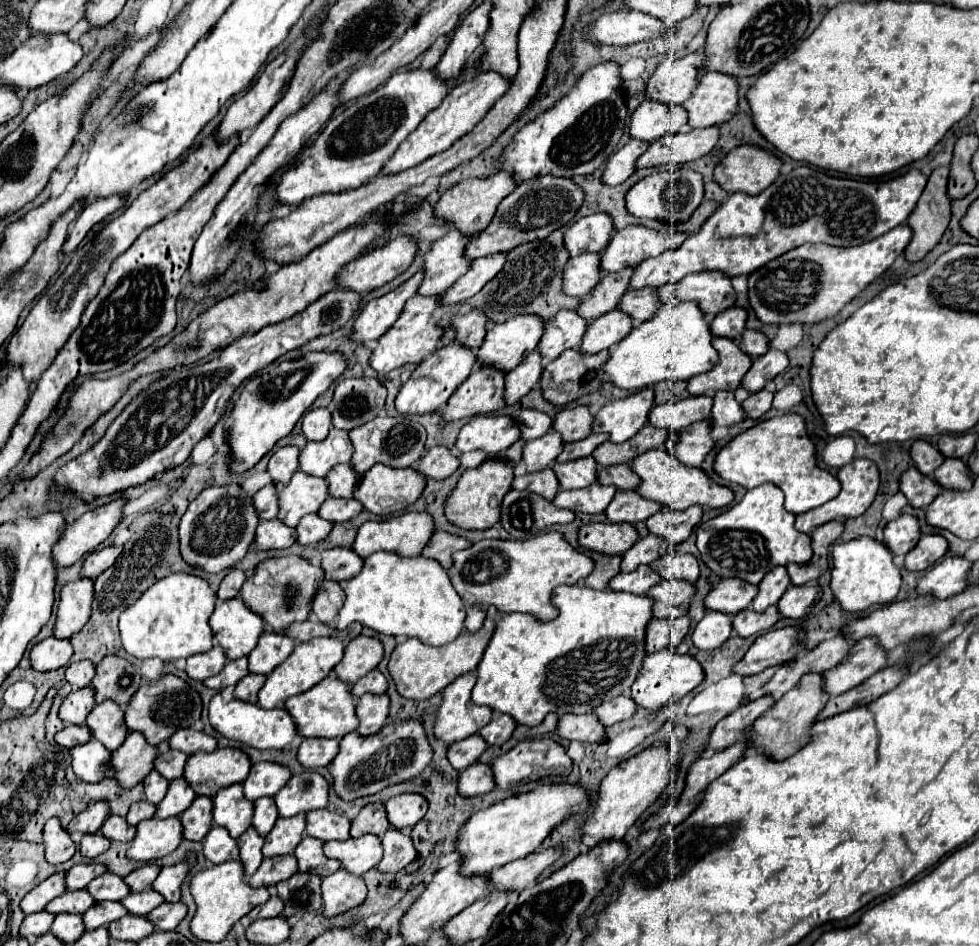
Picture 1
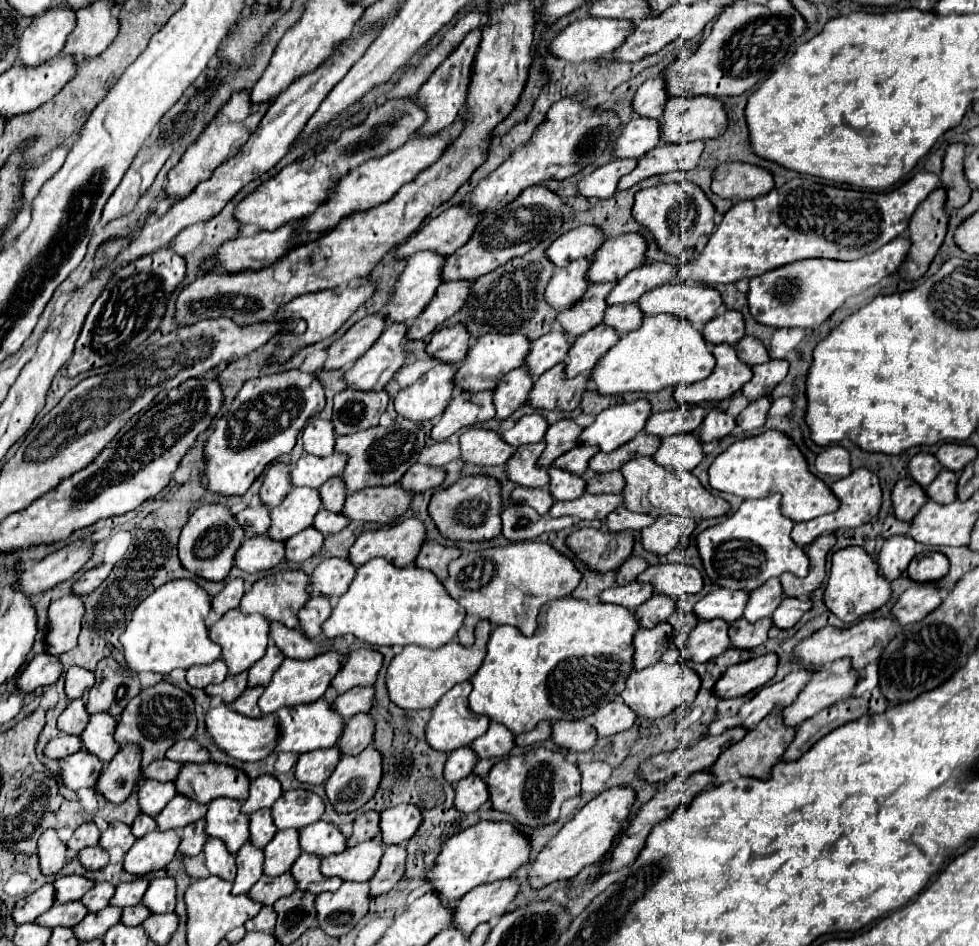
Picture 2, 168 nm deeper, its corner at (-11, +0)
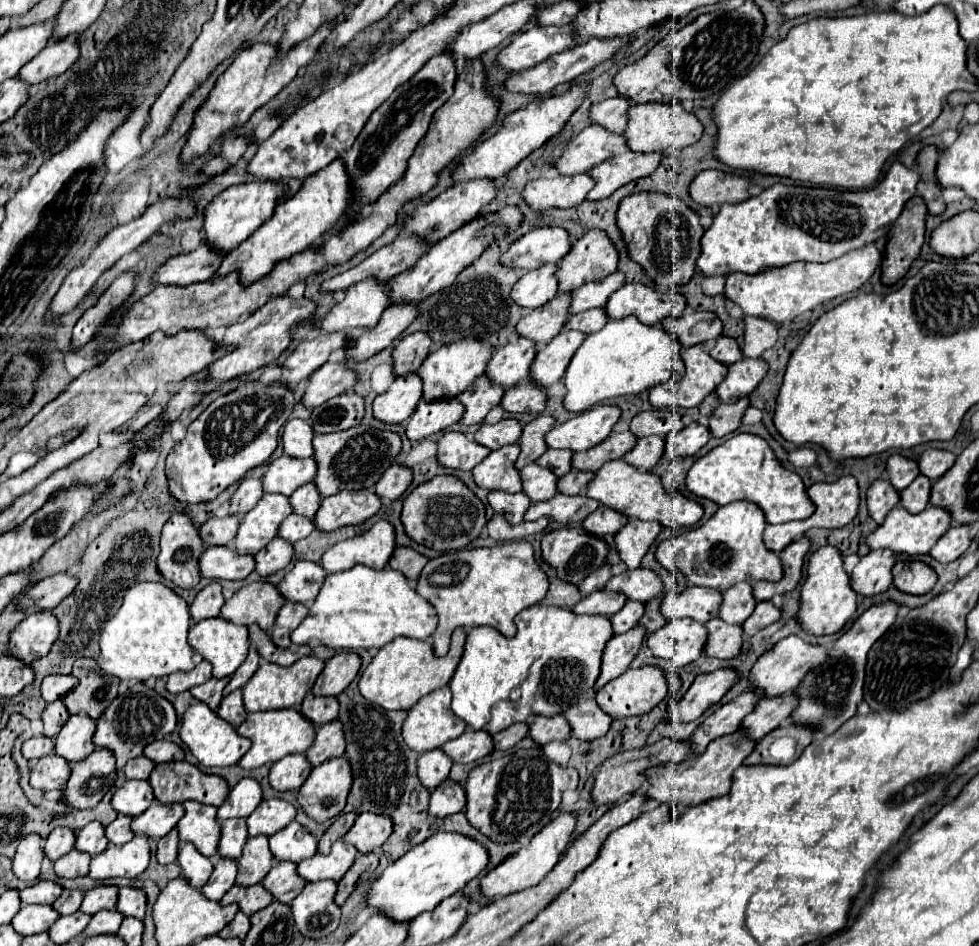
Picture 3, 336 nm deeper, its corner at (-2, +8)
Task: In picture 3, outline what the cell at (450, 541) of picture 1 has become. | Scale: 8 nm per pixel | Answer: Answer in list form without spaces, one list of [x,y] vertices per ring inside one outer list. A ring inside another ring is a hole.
[[[397,547],[395,549],[395,555],[391,557],[391,563],[389,567],[397,569],[397,571],[403,571],[403,575],[407,575],[407,579],[411,581],[417,581],[419,573],[423,571],[423,567],[427,565],[427,557],[417,553],[415,549],[411,547]]]

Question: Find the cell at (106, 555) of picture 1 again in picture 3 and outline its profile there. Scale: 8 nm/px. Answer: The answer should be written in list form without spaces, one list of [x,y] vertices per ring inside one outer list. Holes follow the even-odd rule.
[[[57,573],[53,577],[41,579],[39,583],[31,585],[23,595],[21,595],[21,607],[31,611],[35,607],[47,611],[55,609],[75,587],[77,587],[77,577],[69,573]]]

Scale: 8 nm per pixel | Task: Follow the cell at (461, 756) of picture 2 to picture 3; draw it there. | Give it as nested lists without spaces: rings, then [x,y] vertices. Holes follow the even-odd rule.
[[[443,749],[427,751],[419,757],[419,779],[425,787],[435,789],[441,781],[449,777],[453,761],[447,757]]]

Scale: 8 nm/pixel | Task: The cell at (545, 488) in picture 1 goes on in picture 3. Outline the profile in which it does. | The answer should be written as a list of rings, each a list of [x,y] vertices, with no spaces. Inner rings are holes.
[[[491,491],[489,493],[489,505],[495,509],[495,513],[505,515],[505,519],[513,525],[523,523],[523,515],[531,505],[531,499],[521,493],[505,493],[505,491]]]

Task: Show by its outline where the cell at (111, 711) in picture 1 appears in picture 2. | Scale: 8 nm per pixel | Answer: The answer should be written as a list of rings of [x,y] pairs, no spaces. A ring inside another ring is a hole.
[[[96,713],[90,717],[86,729],[80,733],[82,749],[96,755],[100,761],[108,763],[118,753],[118,743],[114,741],[116,719],[108,713]]]

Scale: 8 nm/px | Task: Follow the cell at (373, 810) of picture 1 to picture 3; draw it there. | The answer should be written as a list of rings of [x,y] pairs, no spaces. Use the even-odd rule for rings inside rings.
[[[349,811],[349,813],[339,815],[339,817],[333,821],[333,825],[325,831],[325,835],[319,839],[319,853],[331,851],[331,845],[333,845],[337,839],[341,839],[341,837],[347,835],[347,831],[353,827],[355,819],[357,819],[357,813],[355,813],[355,811]]]

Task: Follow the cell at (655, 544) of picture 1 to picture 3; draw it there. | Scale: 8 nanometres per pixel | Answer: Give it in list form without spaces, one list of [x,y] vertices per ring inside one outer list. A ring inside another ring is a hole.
[[[605,563],[603,567],[599,567],[597,571],[593,571],[581,585],[579,585],[579,591],[581,591],[581,595],[585,597],[585,595],[589,595],[591,591],[597,591],[597,589],[603,589],[605,585],[607,585],[607,581],[613,577],[611,575],[611,569],[613,569],[613,565],[609,565],[609,563]]]

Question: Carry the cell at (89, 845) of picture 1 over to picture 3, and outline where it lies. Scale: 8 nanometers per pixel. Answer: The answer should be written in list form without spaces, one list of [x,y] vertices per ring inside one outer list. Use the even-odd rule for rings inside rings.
[[[69,851],[67,855],[59,857],[55,861],[55,873],[59,877],[81,877],[81,875],[87,875],[89,873],[89,865],[91,865],[91,859],[85,851]]]

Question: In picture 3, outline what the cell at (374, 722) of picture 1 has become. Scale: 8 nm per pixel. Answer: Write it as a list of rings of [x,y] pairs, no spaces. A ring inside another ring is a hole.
[[[335,719],[333,723],[325,723],[323,727],[317,727],[317,737],[313,745],[307,749],[307,759],[311,765],[319,765],[325,759],[341,757],[345,753],[345,731],[343,723]]]

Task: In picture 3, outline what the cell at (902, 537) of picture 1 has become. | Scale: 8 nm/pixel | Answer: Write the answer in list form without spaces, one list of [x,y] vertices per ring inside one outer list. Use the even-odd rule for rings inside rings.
[[[891,549],[869,551],[851,573],[851,585],[859,595],[875,595],[887,591],[893,583],[891,569],[895,565],[895,555]]]

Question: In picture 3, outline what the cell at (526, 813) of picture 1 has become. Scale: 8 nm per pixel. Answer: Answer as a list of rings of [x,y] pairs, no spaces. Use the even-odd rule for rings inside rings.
[[[437,831],[435,835],[431,835],[429,839],[425,839],[423,843],[419,843],[417,847],[409,849],[403,857],[399,857],[395,863],[391,863],[381,879],[375,879],[371,889],[369,889],[369,905],[371,907],[381,907],[391,919],[395,921],[409,921],[415,919],[417,915],[421,915],[423,911],[431,911],[439,905],[439,901],[443,901],[445,897],[451,897],[453,893],[461,891],[471,879],[475,879],[489,863],[489,851],[475,841],[473,837],[461,835],[461,833],[447,833],[447,831]]]

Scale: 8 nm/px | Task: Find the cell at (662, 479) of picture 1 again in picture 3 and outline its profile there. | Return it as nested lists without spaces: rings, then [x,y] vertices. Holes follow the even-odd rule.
[[[623,459],[605,463],[595,473],[595,479],[589,483],[585,495],[597,499],[599,503],[603,503],[615,511],[625,513],[627,517],[635,517],[635,519],[643,519],[643,521],[661,521],[665,527],[677,527],[677,525],[689,527],[689,525],[695,525],[703,517],[703,505],[699,501],[669,493],[659,475],[637,469],[629,463],[625,463]]]

